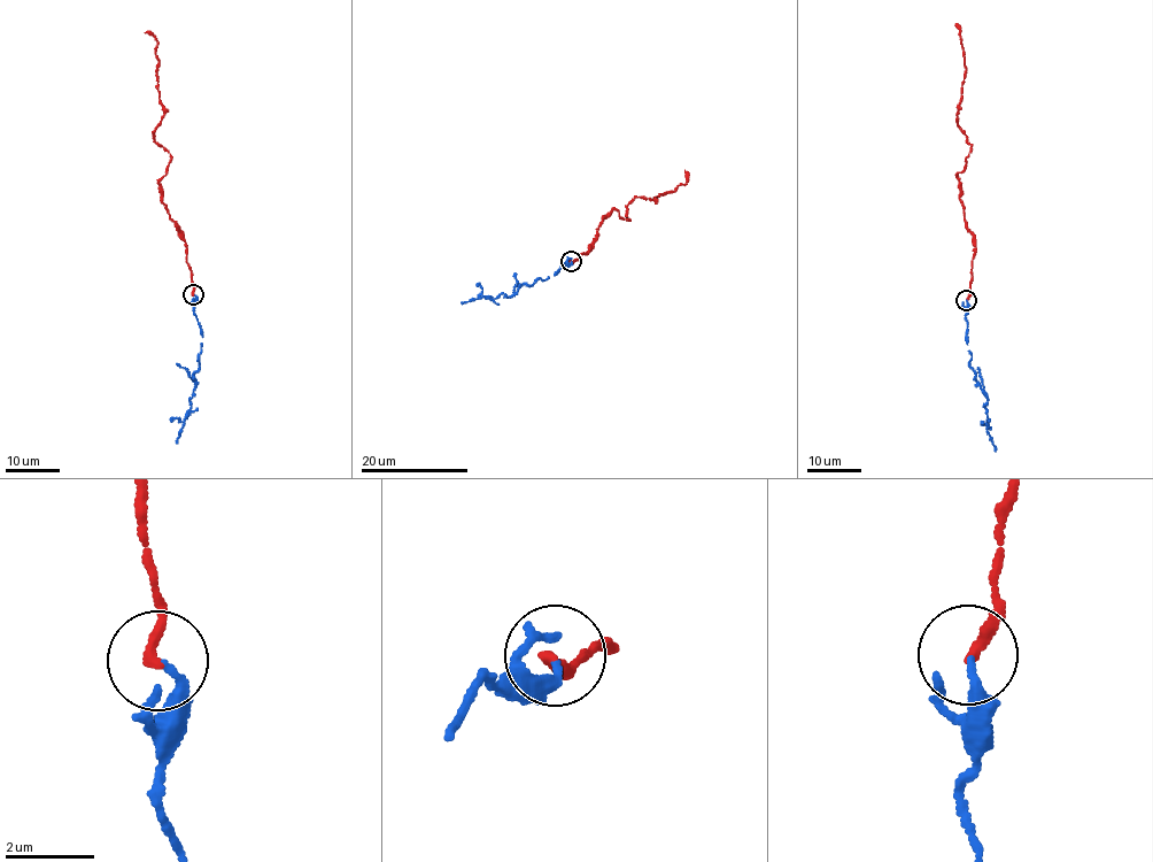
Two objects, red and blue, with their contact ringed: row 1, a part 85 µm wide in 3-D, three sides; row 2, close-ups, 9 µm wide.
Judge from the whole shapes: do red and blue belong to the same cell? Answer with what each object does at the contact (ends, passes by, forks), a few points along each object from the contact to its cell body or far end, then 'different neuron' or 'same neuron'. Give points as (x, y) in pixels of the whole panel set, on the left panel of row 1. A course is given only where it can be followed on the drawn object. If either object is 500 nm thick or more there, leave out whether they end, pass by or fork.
red ends | blue ends | red via (194, 294), (184, 233), (161, 201), (160, 178), (171, 155), (154, 138), (163, 108), (157, 40), (145, 32) | blue via (194, 294), (193, 314), (202, 336), (190, 415), (185, 418), (176, 443) | same neuron

